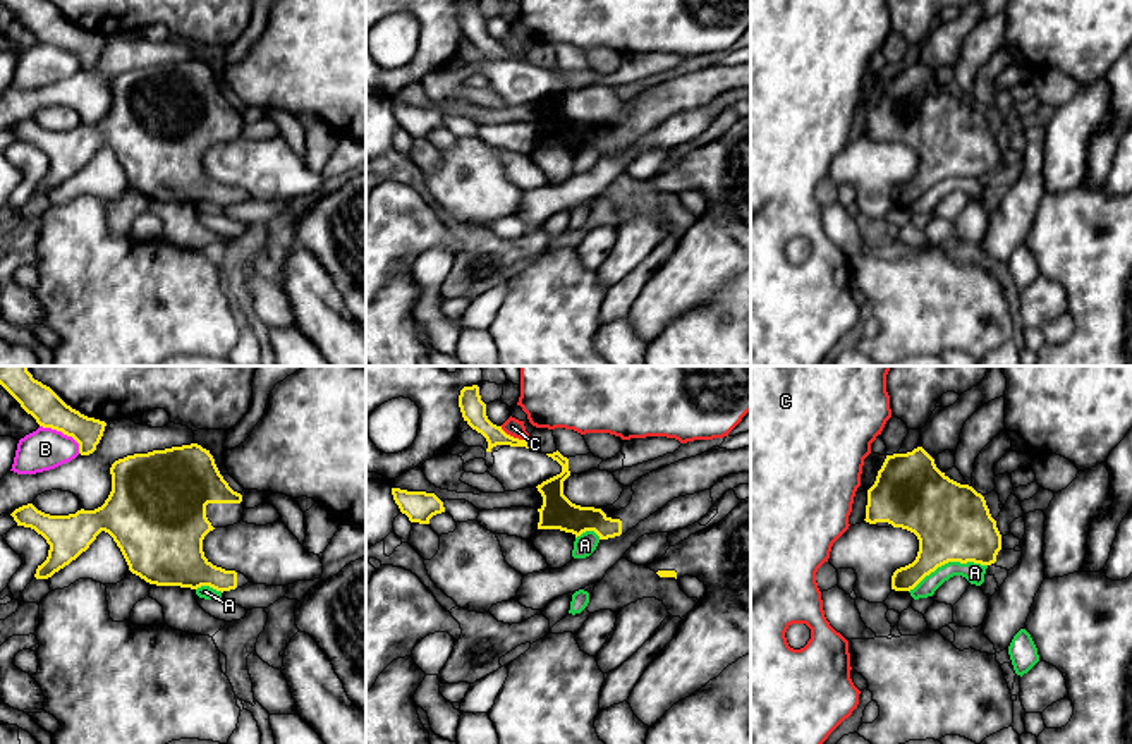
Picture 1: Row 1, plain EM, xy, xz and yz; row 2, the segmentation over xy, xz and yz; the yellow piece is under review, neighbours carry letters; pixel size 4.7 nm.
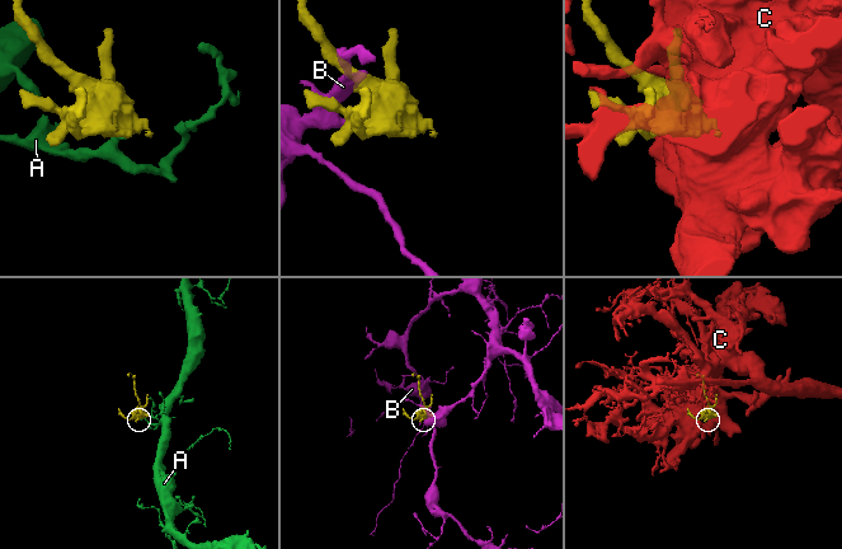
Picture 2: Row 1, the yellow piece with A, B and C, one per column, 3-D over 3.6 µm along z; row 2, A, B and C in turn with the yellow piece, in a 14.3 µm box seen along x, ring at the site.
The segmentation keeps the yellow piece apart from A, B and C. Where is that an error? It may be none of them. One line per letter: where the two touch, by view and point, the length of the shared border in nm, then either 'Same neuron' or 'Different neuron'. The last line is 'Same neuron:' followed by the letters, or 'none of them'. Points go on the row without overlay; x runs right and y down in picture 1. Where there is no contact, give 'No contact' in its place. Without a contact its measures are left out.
A: Touches yellow at yz (947, 177). Shared border 400 nm. Different neuron
B: Touches yellow at xy (64, 48). Shared border 240 nm. Different neuron
C: Touches yellow at xz (512, 52). Shared border 140 nm. Different neuron
Same neuron: none of them

